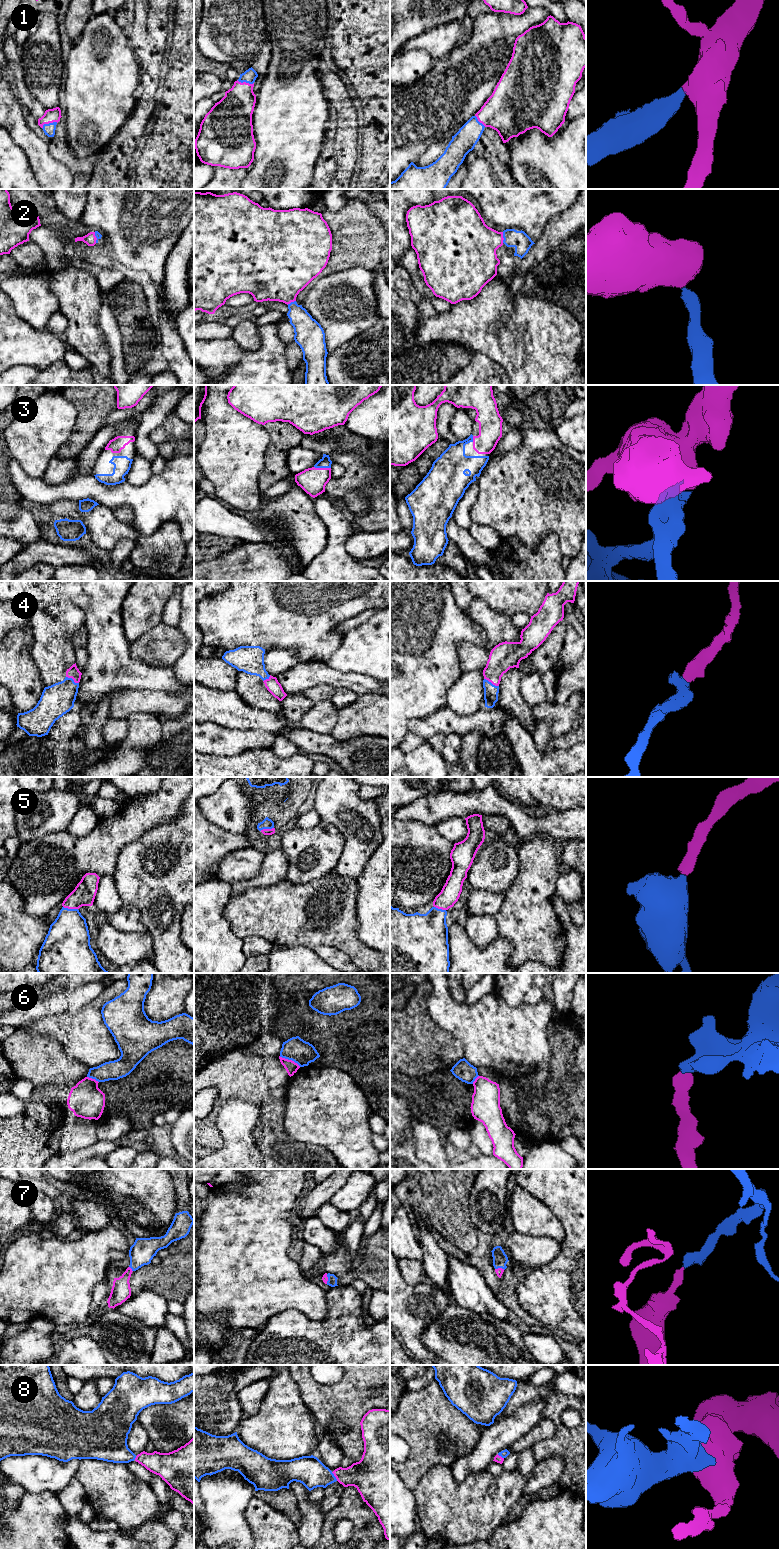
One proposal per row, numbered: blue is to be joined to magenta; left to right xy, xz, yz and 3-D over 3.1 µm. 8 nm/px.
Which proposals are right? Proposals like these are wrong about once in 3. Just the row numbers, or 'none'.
1, 2, 3, 4, 5, 7, 8

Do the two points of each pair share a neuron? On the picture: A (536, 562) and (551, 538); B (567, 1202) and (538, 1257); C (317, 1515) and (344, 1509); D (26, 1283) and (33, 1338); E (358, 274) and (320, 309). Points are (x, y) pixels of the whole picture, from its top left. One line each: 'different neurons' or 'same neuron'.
A: same neuron
B: different neurons
C: different neurons
D: different neurons
E: same neuron

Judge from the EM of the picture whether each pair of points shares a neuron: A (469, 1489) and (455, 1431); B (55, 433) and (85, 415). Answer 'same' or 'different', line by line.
A: different
B: different

